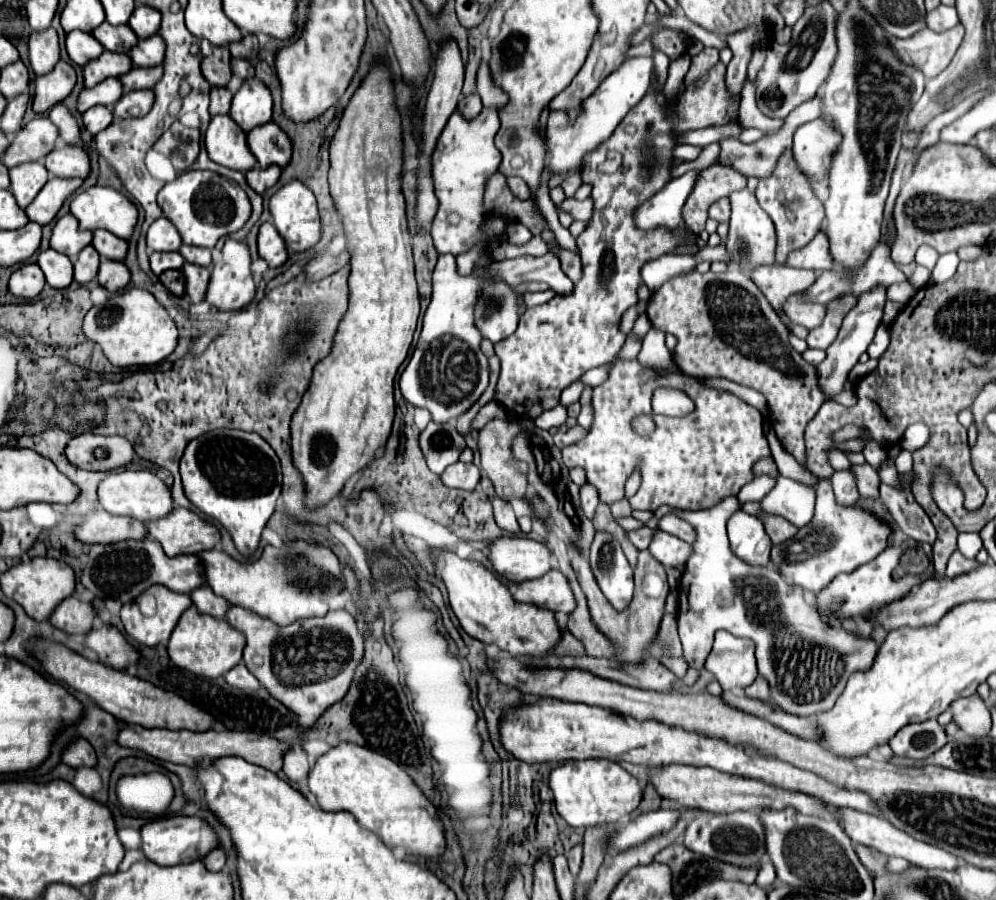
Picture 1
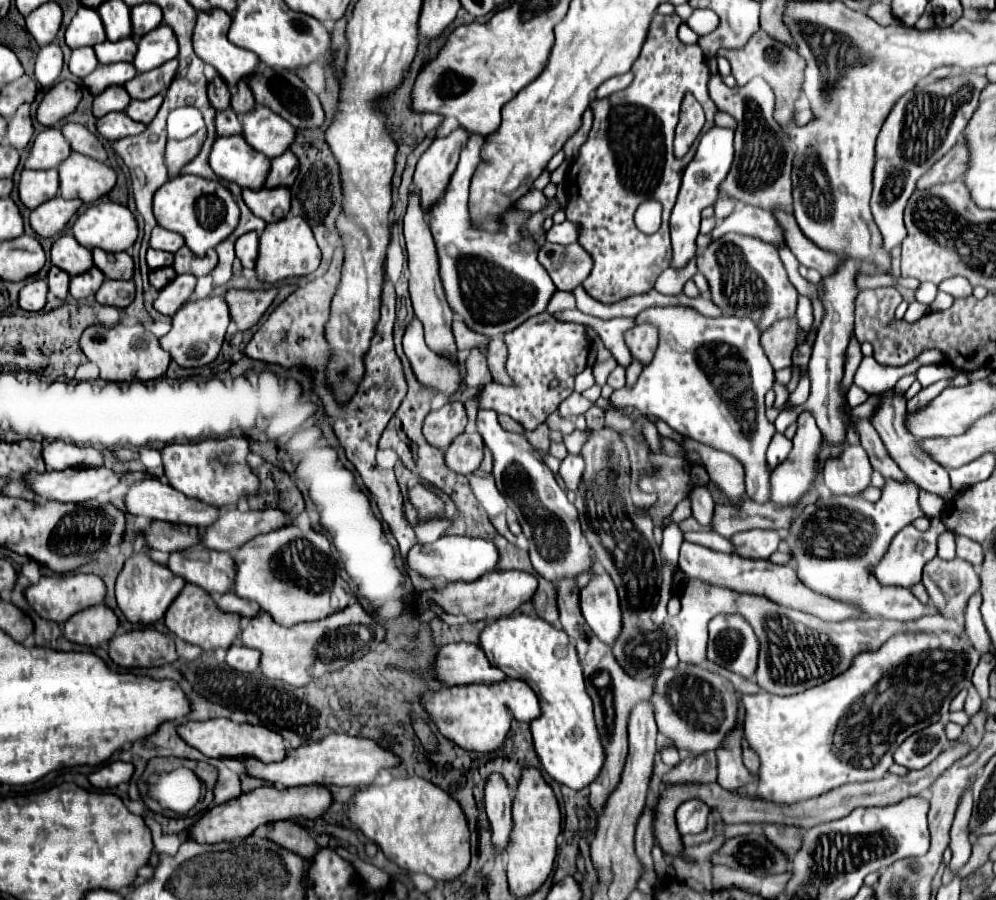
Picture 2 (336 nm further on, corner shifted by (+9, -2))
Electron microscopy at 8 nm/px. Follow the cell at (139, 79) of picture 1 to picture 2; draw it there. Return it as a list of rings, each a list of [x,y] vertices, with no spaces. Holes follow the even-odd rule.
[[[174,58],[160,68],[154,68],[154,70],[144,72],[144,74],[136,74],[136,78],[128,80],[124,84],[124,88],[128,90],[130,98],[134,98],[134,100],[148,100],[156,94],[166,92],[172,78],[176,76],[176,70],[178,70],[178,62]]]

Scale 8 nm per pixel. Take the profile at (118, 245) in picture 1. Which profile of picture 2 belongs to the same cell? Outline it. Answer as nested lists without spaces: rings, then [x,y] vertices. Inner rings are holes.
[[[100,248],[92,250],[94,254],[94,266],[98,266],[106,278],[112,280],[132,280],[134,276],[134,262],[126,252],[110,254]]]

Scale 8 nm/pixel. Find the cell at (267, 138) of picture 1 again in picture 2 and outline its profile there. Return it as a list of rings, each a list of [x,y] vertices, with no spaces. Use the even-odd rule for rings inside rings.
[[[286,150],[282,156],[272,158],[272,170],[266,178],[266,188],[278,188],[278,186],[292,186],[292,182],[298,176],[298,158]]]

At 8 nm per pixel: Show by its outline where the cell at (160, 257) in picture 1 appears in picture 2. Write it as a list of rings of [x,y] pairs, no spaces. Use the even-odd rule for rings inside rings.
[[[148,250],[148,266],[154,268],[164,268],[164,266],[172,266],[174,262],[174,254],[172,252],[162,252],[162,250]]]

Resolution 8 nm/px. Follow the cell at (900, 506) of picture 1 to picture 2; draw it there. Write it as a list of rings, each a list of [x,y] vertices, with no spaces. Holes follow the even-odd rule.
[[[934,558],[924,566],[922,584],[938,614],[958,620],[964,616],[968,598],[980,588],[980,576],[966,560]]]

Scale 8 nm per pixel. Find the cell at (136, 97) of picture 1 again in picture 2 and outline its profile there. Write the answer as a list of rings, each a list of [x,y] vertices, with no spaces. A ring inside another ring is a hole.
[[[158,94],[158,96],[152,96],[152,98],[148,98],[148,100],[132,100],[130,106],[126,108],[126,114],[128,114],[132,120],[136,120],[136,122],[148,124],[148,122],[152,122],[152,118],[156,116],[156,112],[160,110],[162,100],[164,100],[164,98],[162,98],[160,94]]]

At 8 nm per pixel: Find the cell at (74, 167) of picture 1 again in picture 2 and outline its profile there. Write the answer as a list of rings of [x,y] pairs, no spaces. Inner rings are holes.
[[[72,152],[68,160],[58,166],[60,196],[80,198],[86,204],[96,202],[108,194],[116,184],[116,172],[94,158]]]

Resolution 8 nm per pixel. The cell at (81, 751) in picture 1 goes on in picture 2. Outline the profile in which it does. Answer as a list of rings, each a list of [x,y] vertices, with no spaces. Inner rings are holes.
[[[110,762],[106,766],[102,766],[100,770],[96,770],[94,774],[90,774],[90,782],[96,786],[96,788],[114,788],[122,782],[130,782],[134,774],[134,766],[128,764],[128,762]]]

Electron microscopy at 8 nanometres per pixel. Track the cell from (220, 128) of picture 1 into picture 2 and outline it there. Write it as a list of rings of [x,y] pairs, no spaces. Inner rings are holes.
[[[226,136],[216,138],[210,152],[210,166],[222,180],[236,182],[240,188],[260,190],[264,188],[270,160],[252,150],[242,136]]]

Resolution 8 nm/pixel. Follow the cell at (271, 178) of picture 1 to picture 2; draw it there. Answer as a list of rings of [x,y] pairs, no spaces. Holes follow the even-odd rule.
[[[262,188],[262,190],[242,190],[242,198],[246,206],[264,222],[278,222],[290,212],[290,190],[288,188]]]

